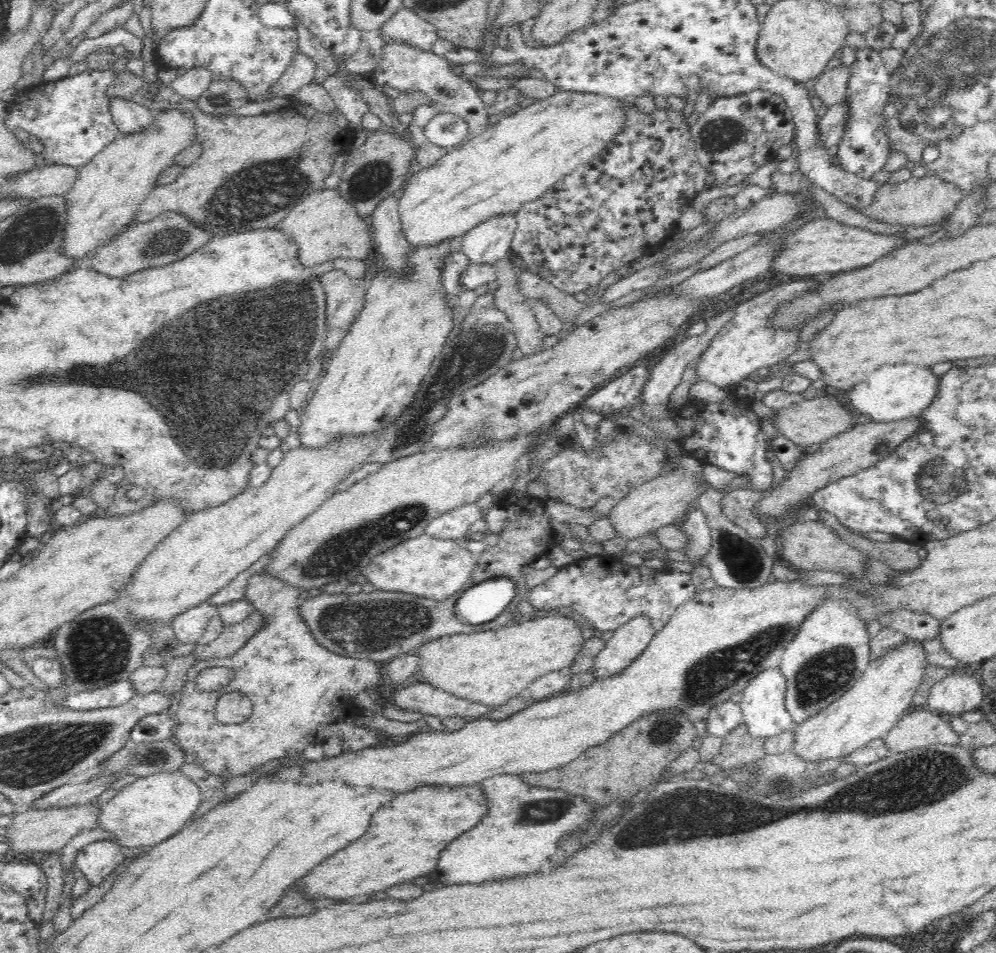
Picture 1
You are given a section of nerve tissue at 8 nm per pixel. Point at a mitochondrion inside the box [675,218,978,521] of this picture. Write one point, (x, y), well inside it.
(944, 482)

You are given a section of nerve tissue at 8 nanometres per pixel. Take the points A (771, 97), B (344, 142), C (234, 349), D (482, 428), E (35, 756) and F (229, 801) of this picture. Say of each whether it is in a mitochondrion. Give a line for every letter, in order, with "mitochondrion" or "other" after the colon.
A: other
B: mitochondrion
C: mitochondrion
D: mitochondrion
E: mitochondrion
F: other

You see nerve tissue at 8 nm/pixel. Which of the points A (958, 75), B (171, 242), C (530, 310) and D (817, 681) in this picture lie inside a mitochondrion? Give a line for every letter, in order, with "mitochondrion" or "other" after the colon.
A: mitochondrion
B: mitochondrion
C: other
D: mitochondrion

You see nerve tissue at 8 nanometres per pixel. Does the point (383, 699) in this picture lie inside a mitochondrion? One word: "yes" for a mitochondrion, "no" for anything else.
no

